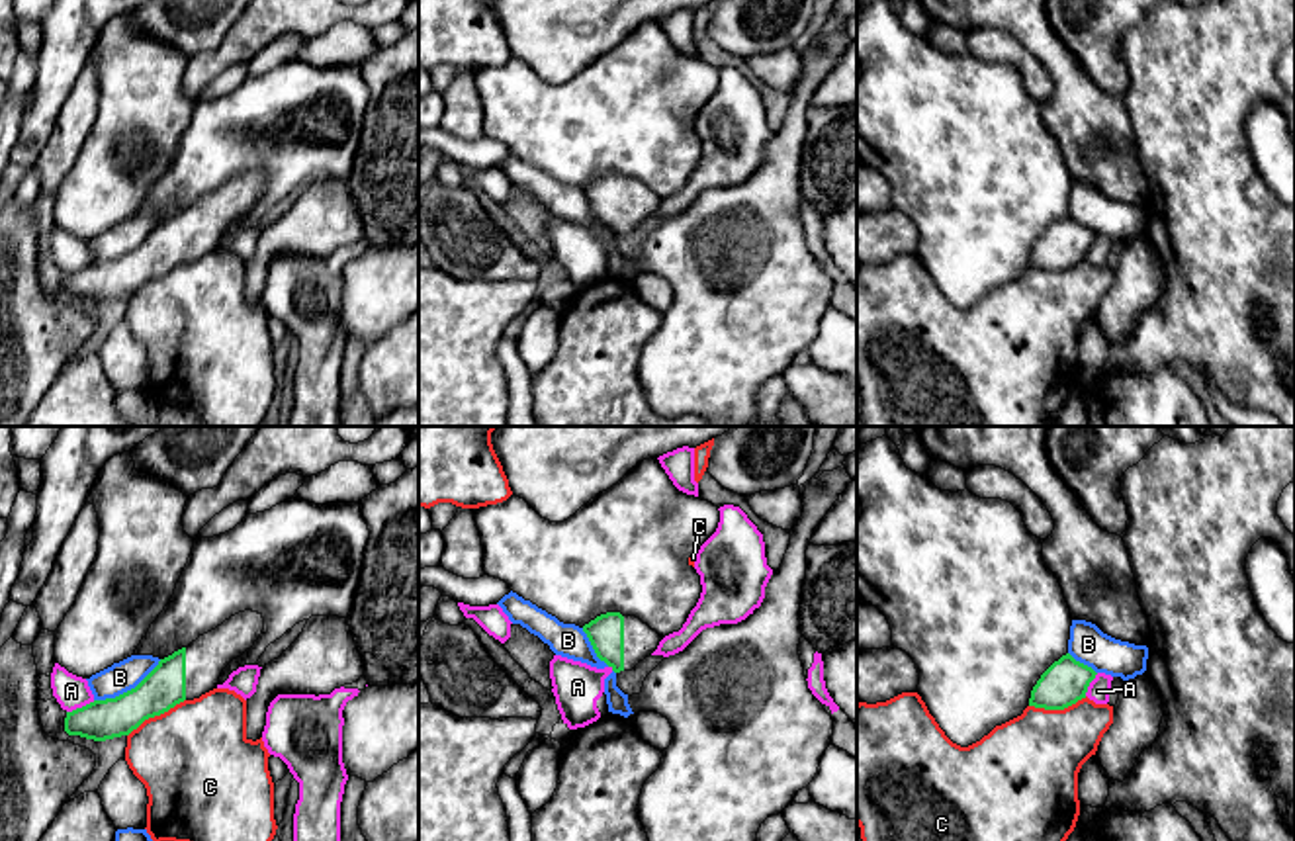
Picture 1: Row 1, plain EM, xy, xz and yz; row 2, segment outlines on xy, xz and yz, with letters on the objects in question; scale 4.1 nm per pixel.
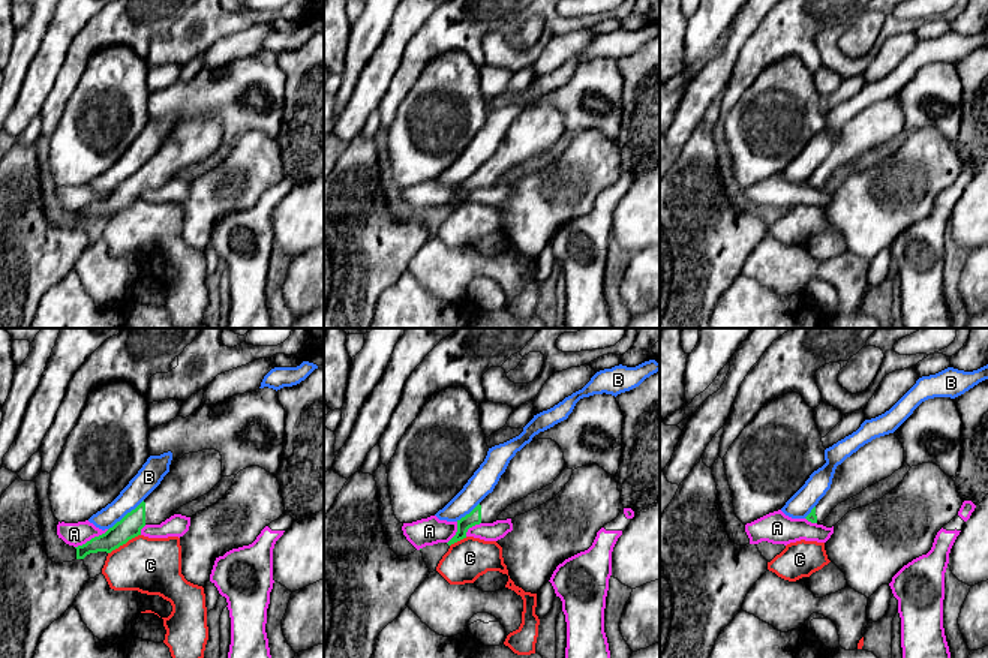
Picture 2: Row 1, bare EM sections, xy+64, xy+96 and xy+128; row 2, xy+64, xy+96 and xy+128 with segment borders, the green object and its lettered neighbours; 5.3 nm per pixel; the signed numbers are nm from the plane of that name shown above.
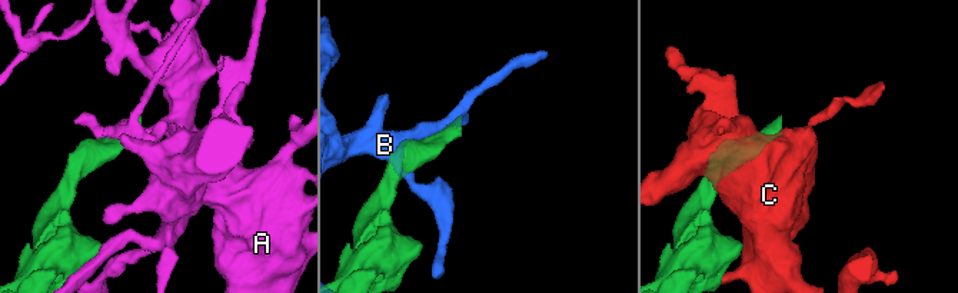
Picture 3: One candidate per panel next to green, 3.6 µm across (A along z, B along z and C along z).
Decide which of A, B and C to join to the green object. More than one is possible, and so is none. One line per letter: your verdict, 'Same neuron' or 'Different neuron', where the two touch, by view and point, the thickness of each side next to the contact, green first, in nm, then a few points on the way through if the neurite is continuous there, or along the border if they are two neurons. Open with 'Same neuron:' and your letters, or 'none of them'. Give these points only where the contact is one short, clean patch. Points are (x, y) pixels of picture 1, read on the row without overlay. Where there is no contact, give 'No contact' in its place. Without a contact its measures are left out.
Same neuron: none of them
A: Different neuron. Touches green at xy (83, 268). Thickness 170 nm (green) against 140 nm
B: Different neuron. Touches green at xy (128, 253). Thickness 170 nm (green) against 120 nm
C: Different neuron. Touches green at xy (155, 276). Thickness 170 nm (green) against 460 nm

